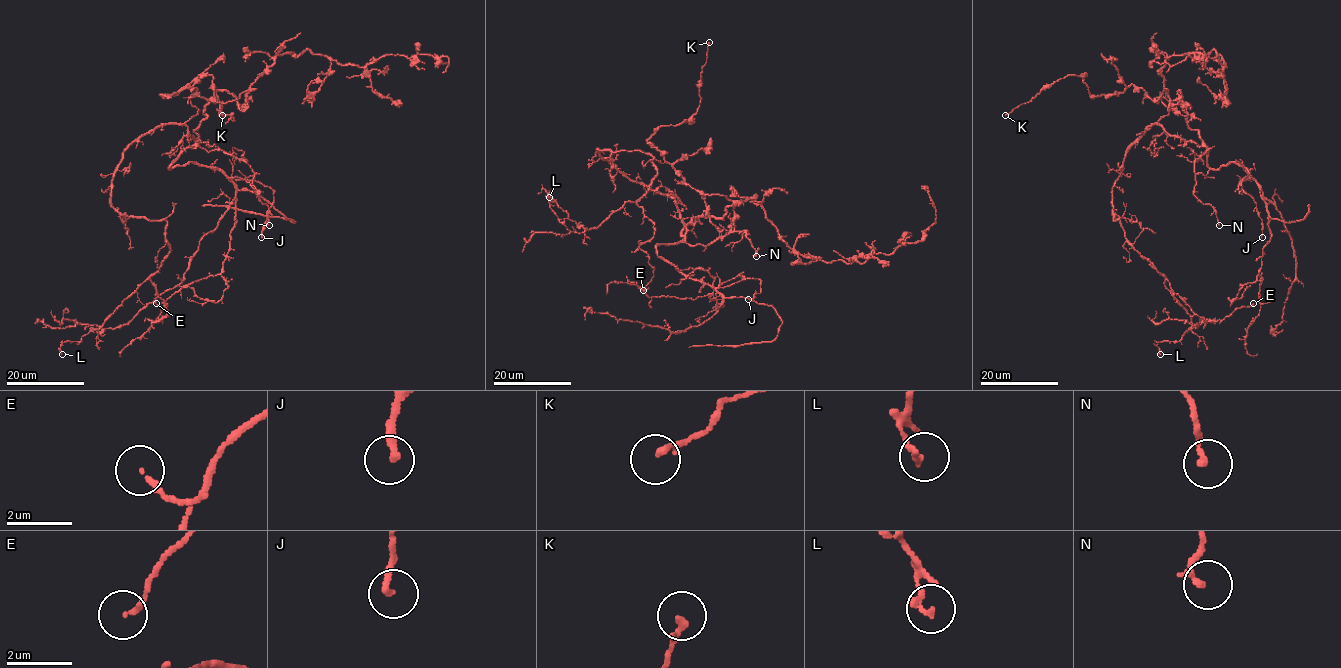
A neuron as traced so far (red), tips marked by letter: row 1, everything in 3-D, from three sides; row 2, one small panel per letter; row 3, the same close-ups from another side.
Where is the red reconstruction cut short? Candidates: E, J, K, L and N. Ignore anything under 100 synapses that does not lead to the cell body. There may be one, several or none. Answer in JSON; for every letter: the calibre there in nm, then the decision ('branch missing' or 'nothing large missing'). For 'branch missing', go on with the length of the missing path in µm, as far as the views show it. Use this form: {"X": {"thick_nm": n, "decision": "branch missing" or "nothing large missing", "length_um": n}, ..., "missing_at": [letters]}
{"E": {"thick_nm": 150, "decision": "nothing large missing"}, "J": {"thick_nm": 240, "decision": "nothing large missing"}, "K": {"thick_nm": 200, "decision": "nothing large missing"}, "L": {"thick_nm": 180, "decision": "nothing large missing"}, "N": {"thick_nm": 200, "decision": "nothing large missing"}, "missing_at": []}

